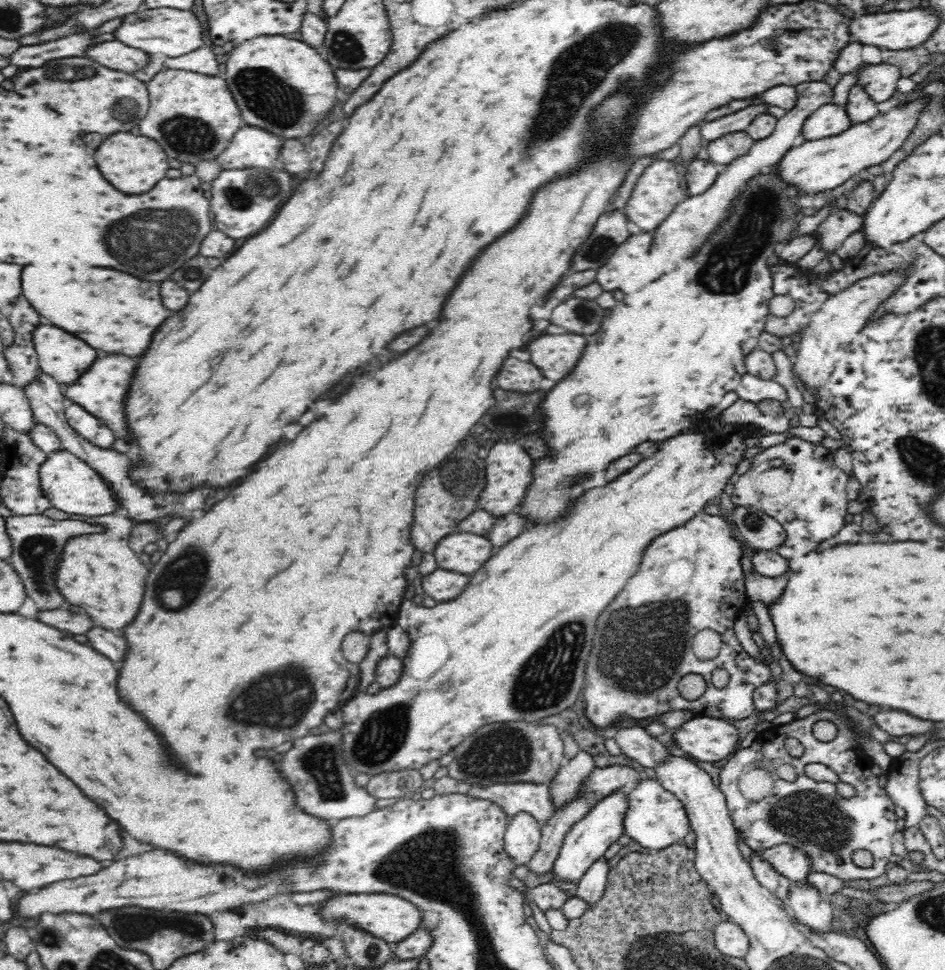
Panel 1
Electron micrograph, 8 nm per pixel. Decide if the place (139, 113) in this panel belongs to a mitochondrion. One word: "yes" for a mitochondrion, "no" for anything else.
yes

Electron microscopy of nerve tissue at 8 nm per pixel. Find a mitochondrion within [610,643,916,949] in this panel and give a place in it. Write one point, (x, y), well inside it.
(811, 818)

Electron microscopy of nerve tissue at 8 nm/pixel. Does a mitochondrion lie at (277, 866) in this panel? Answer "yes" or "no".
no

